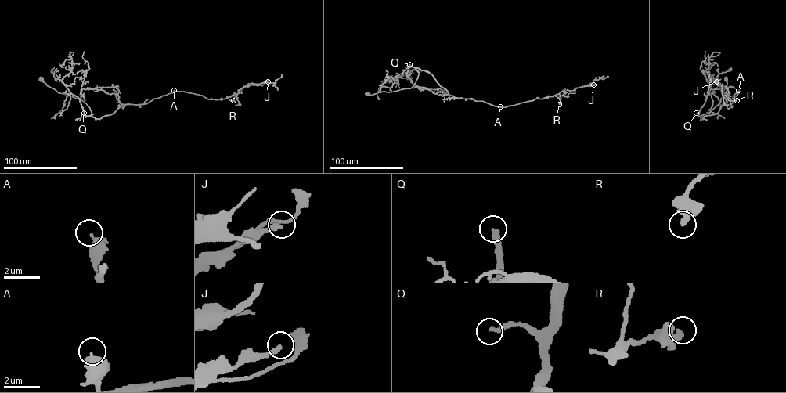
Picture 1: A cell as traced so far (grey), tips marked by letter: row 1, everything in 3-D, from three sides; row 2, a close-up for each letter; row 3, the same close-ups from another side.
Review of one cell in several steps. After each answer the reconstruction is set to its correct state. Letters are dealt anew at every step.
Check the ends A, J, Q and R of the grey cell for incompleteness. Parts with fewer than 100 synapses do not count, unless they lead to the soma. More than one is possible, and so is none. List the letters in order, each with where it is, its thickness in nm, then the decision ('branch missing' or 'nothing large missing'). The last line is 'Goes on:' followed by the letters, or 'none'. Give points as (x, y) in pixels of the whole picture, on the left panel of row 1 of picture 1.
A: at (174, 90); 480 nm thick; nothing large missing
J: at (268, 81); 240 nm thick; nothing large missing
Q: at (84, 113); 280 nm thick; branch missing
R: at (233, 100); 320 nm thick; nothing large missing
Goes on: Q

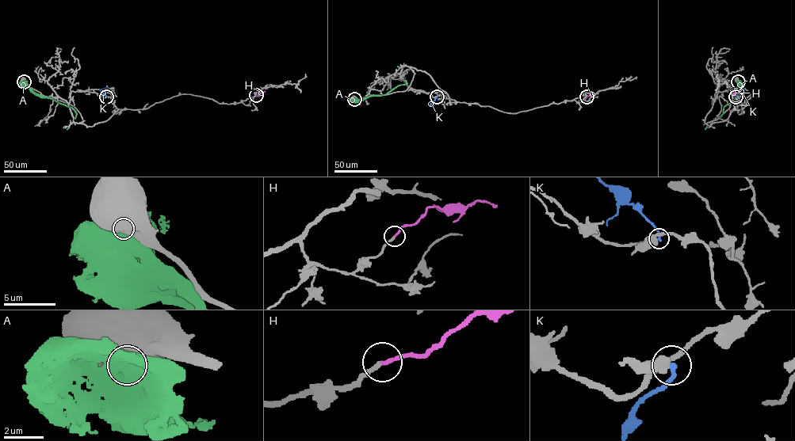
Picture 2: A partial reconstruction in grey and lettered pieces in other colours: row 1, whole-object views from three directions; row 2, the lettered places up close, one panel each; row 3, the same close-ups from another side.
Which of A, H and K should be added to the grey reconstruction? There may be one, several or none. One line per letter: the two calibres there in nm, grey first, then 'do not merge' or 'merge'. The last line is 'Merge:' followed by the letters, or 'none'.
A: 1000 nm thick on the grey side, 1000 nm on the other; do not merge
H: 200 nm thick on the grey side, 190 nm on the other; merge
K: 380 nm thick on the grey side, 240 nm on the other; do not merge
Merge: H

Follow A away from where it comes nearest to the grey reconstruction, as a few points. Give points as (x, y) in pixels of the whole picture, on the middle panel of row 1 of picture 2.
A: (353, 99), (384, 94), (397, 85), (407, 83), (397, 66)

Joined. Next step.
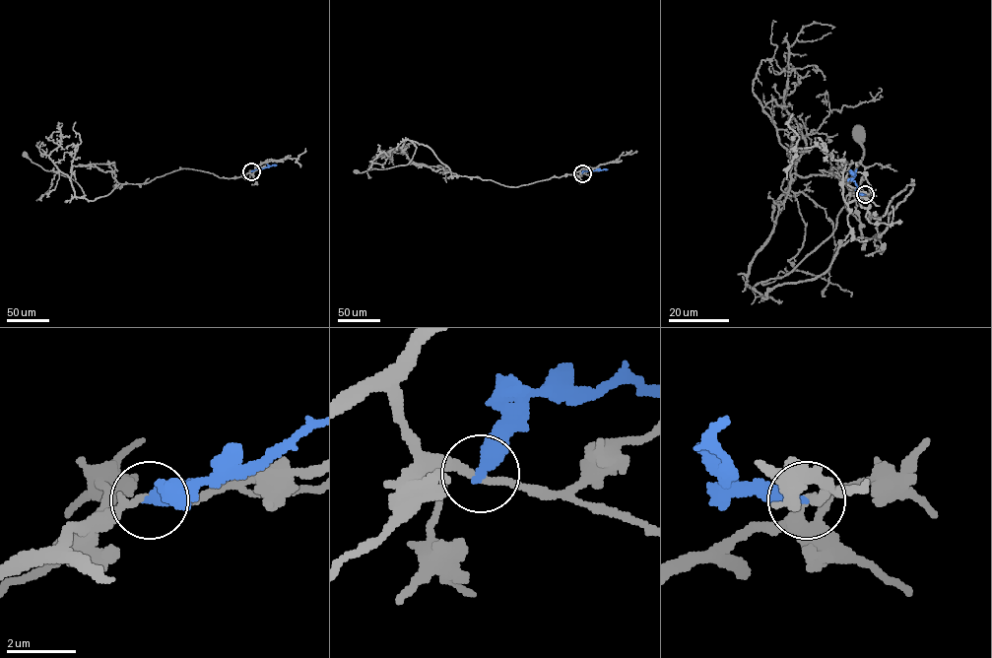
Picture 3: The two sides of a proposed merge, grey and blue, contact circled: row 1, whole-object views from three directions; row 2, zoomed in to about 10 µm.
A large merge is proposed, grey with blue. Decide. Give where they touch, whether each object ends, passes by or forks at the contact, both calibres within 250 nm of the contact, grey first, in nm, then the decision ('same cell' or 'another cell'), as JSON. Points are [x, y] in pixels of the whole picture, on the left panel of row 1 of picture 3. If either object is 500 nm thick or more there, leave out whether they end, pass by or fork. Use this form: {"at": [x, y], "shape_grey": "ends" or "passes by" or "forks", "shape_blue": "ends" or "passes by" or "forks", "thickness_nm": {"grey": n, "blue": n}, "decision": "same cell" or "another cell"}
{"at": [251, 171], "shape_grey": "passes by", "shape_blue": "ends", "thickness_nm": {"grey": 220, "blue": 400}, "decision": "another cell"}

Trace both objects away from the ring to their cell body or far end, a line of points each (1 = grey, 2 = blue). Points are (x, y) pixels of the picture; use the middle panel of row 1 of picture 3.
1: (582, 173), (505, 186), (452, 173), (430, 149), (413, 141), (416, 148), (407, 164), (356, 171)
2: (582, 173), (608, 169)

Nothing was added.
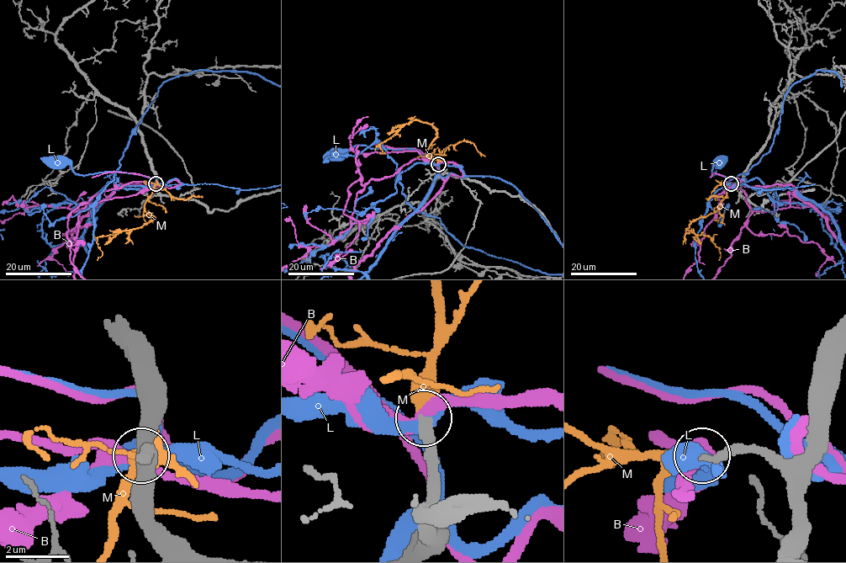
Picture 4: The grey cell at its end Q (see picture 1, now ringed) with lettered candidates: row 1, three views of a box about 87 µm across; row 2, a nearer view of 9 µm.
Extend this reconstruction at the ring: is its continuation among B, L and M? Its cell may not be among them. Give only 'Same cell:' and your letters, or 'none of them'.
Same cell: M

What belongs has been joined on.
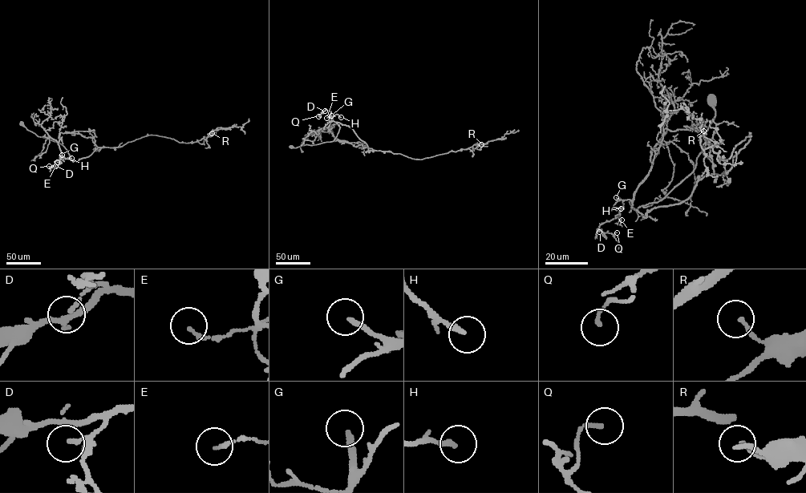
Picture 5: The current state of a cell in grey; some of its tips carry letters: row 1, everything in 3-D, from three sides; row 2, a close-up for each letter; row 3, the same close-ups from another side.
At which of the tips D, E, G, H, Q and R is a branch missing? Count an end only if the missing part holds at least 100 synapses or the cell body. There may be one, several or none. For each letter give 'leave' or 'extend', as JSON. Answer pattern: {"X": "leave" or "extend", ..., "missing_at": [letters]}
{"D": "leave", "E": "leave", "G": "extend", "H": "leave", "Q": "leave", "R": "leave", "missing_at": ["G"]}

